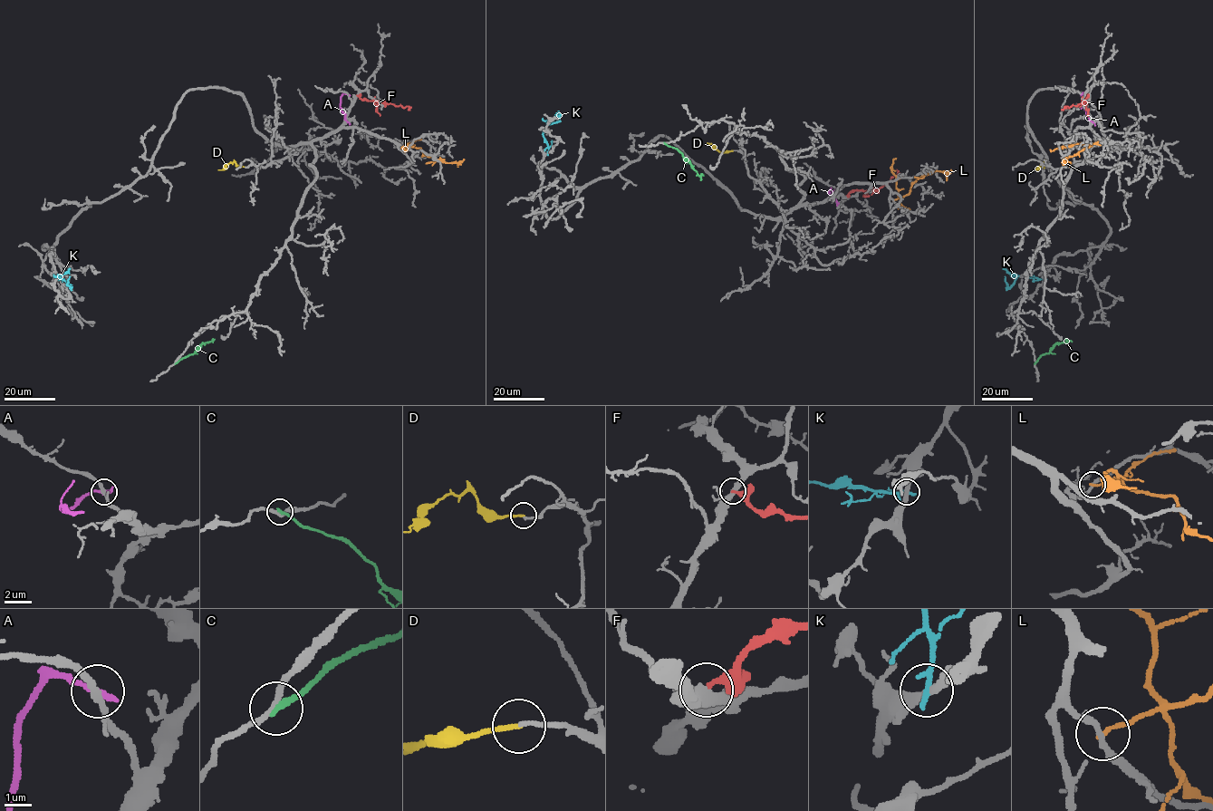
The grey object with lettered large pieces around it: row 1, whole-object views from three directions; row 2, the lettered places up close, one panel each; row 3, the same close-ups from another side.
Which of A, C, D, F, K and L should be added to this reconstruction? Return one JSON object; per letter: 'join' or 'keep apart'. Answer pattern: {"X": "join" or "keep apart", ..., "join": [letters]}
{"A": "keep apart", "C": "keep apart", "D": "keep apart", "F": "keep apart", "K": "keep apart", "L": "keep apart", "join": []}

